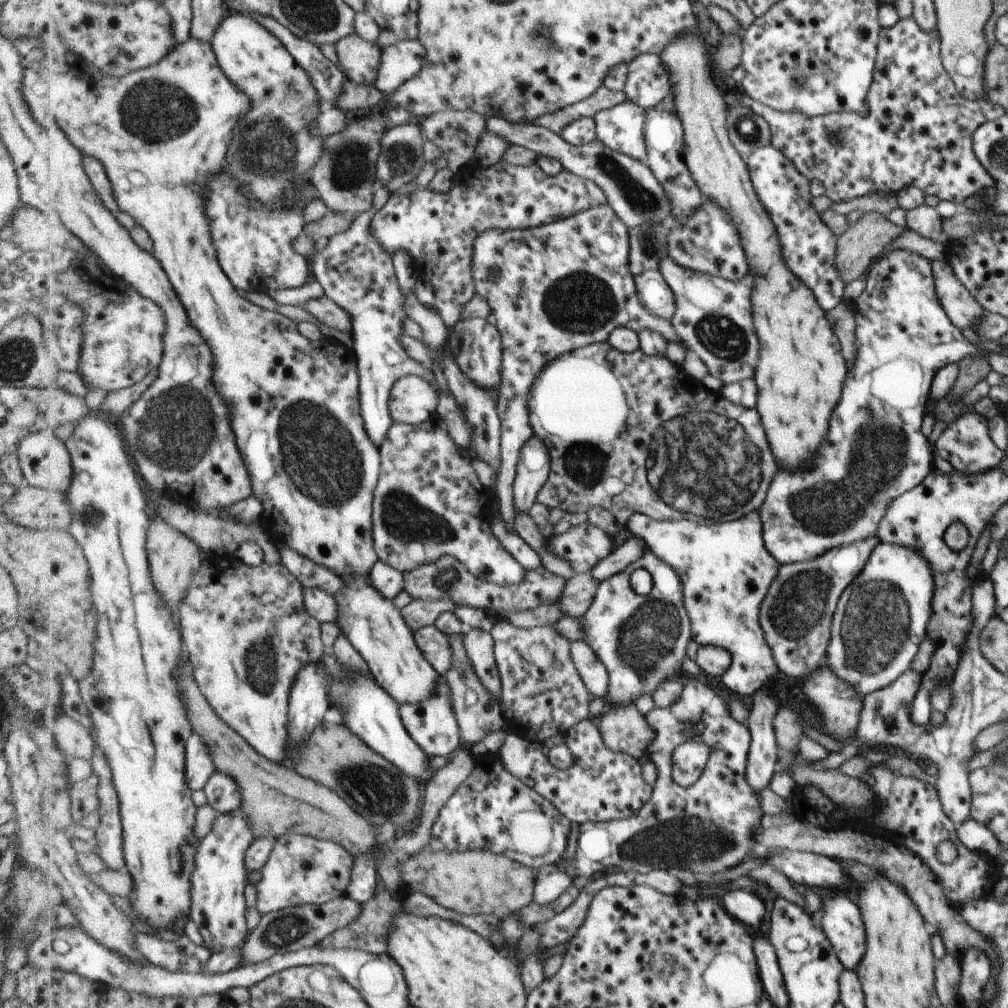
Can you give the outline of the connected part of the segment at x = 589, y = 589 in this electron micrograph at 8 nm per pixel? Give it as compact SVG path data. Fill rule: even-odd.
M591 573L577 574L568 580L565 593L558 602L563 615L583 618L595 601L599 584L599 580Z

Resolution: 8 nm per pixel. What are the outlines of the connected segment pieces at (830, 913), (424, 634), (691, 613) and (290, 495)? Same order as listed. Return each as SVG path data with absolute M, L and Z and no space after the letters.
M821 892L820 897L821 912L816 919L841 966L853 971L865 952L865 928L859 908L843 894L831 898Z
M436 625L424 627L414 633L417 645L424 652L425 659L432 664L439 675L446 675L453 667L452 642Z
M757 511L731 522L718 522L709 526L696 520L657 521L641 513L630 515L624 524L633 535L643 538L651 550L667 562L683 580L685 607L689 619L692 620L693 640L699 645L719 647L729 652L730 664L721 676L721 683L739 696L751 696L755 690L763 686L767 678L771 680L771 676L777 672L777 667L771 650L763 640L757 614L761 600L771 580L775 578L780 564L764 547L763 524Z
M59 34L20 37L22 39L15 40L12 47L15 48L20 59L21 86L19 88L21 90L19 92L21 92L27 114L40 126L57 125L81 153L101 160L111 180L120 210L127 212L137 222L137 225L143 226L149 232L154 243L154 255L161 266L165 268L165 274L171 280L181 304L188 311L189 318L193 318L193 326L197 326L201 330L203 338L213 348L213 354L215 354L213 382L220 394L223 394L227 400L227 406L231 412L229 422L232 422L237 446L240 447L244 462L252 476L253 495L263 504L264 514L269 516L269 520L279 520L277 524L285 524L285 528L273 528L273 534L283 536L292 550L303 554L305 558L317 562L320 566L333 570L339 577L349 576L349 574L368 576L380 561L380 556L376 552L375 540L373 540L373 500L383 467L381 466L380 448L375 446L373 440L369 438L368 431L365 430L363 416L361 416L360 375L355 352L352 348L347 348L329 337L323 337L319 343L310 342L297 332L295 320L290 321L287 316L283 316L279 312L269 312L257 304L251 304L247 298L244 298L221 268L220 258L213 242L211 222L209 222L207 210L205 210L203 190L205 190L205 186L209 186L209 178L216 178L217 174L227 166L227 156L232 145L233 133L240 125L241 120L253 108L253 98L225 75L220 63L217 62L216 52L212 45L209 42L197 40L197 38L191 37L188 42L177 46L164 61L157 65L137 70L123 78L111 78L103 76L97 66L85 62L71 50L66 50L65 42L61 40Z

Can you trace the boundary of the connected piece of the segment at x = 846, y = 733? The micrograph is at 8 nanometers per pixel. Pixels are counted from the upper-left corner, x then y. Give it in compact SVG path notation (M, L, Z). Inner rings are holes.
M821 668L807 678L803 692L823 714L823 730L827 737L837 740L853 737L861 702L845 682L837 680L827 668Z

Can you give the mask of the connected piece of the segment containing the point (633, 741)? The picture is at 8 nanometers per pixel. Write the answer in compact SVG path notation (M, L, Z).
M636 702L609 707L597 721L605 746L617 753L643 758L656 734Z

